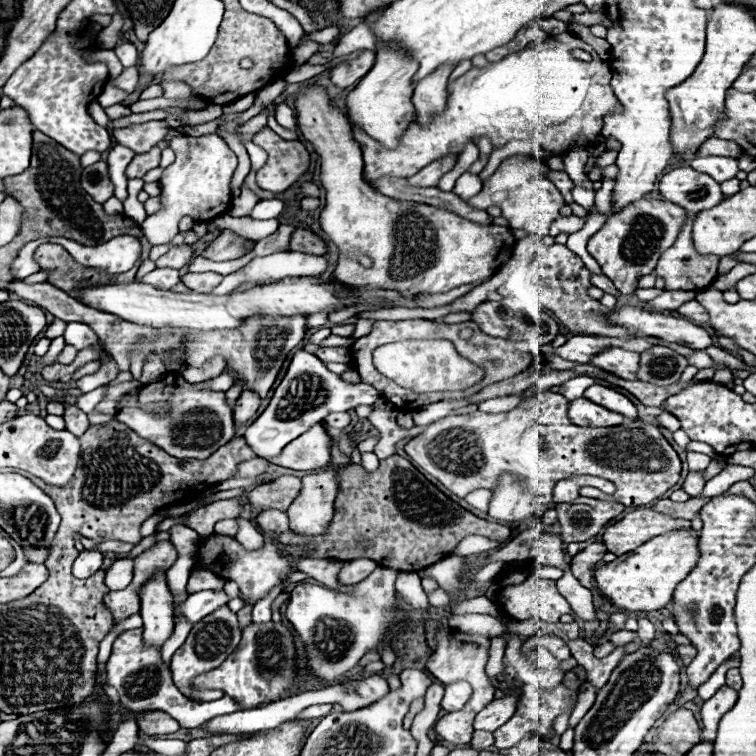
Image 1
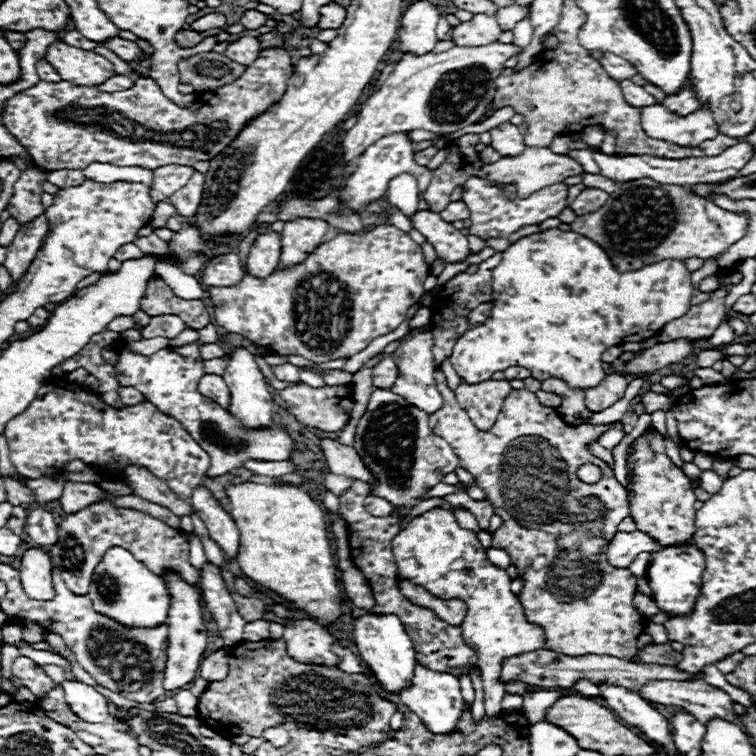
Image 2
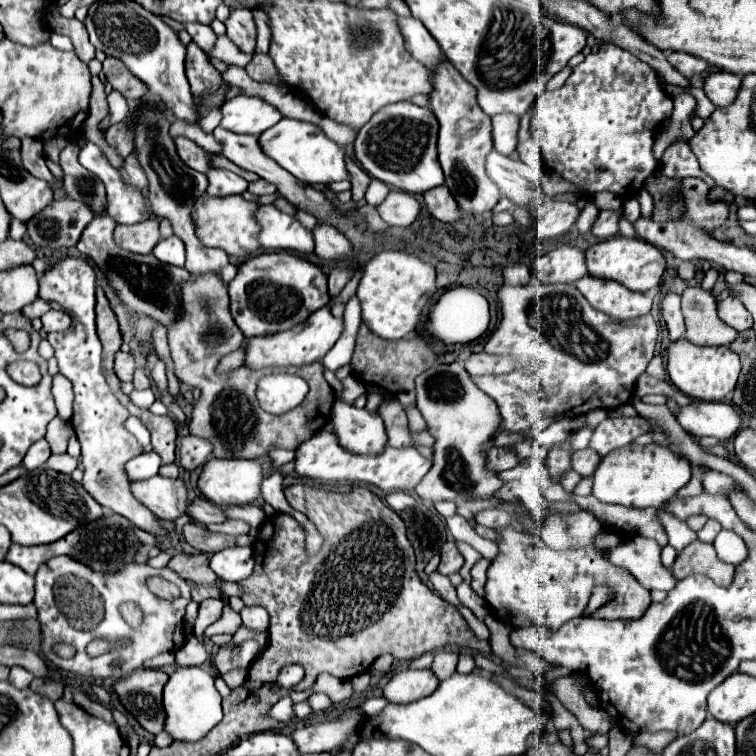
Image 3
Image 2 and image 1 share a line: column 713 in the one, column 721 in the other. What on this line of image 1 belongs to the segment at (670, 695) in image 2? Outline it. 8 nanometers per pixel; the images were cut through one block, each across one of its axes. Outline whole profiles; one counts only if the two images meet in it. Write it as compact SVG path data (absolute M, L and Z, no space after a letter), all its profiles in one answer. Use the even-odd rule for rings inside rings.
M722 686L710 700L704 702L702 706L702 724L704 724L704 730L702 730L702 740L714 740L716 738L716 728L718 728L718 722L720 718L734 708L738 700L738 692L734 688L728 688L728 686Z

